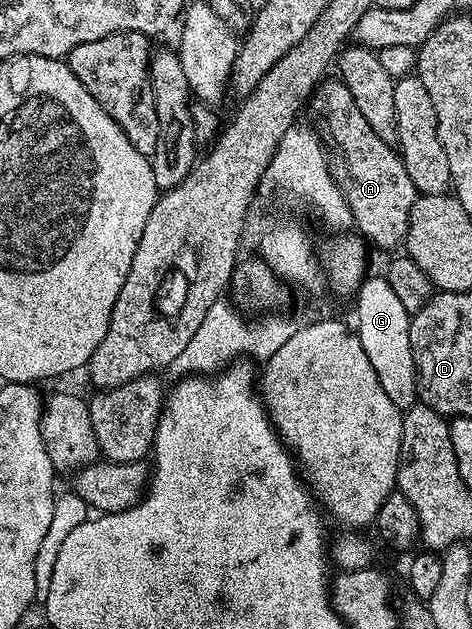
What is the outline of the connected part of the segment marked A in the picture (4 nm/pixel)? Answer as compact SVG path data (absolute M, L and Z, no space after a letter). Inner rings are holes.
M326 78L316 97L318 123L315 123L315 130L328 152L331 177L351 209L353 227L372 246L374 243L385 251L400 248L405 241L411 205L415 205L419 192L411 181L411 173L407 173L403 165L398 148L383 141L383 137L367 125L355 105L355 97L351 97L351 89L347 89L340 78Z

